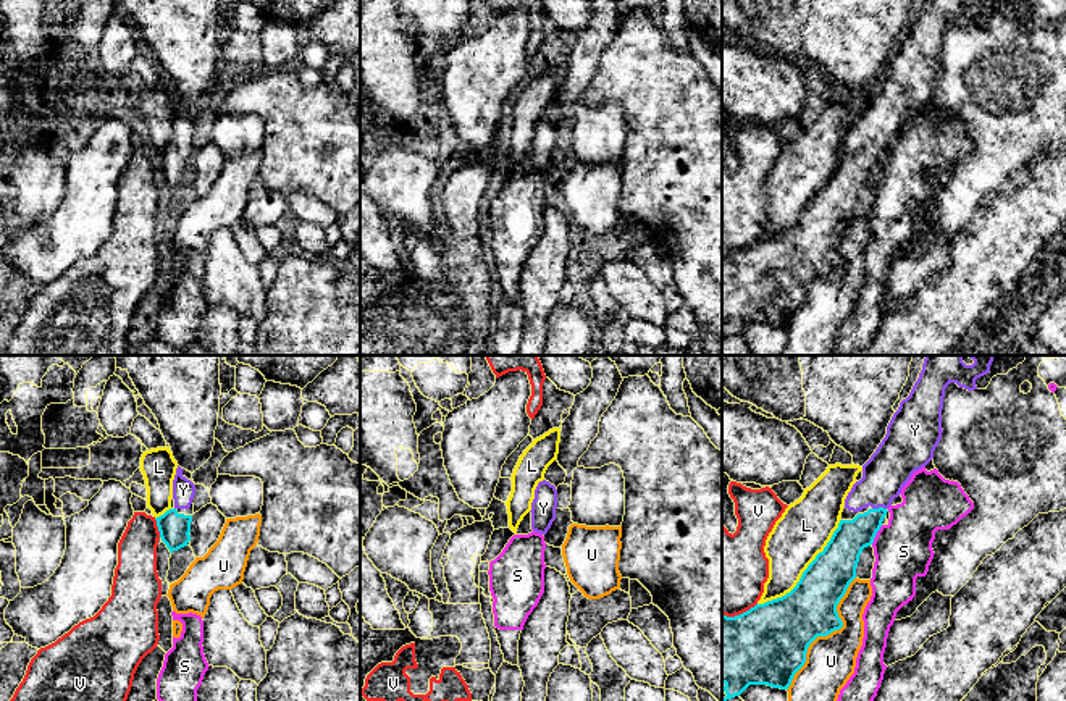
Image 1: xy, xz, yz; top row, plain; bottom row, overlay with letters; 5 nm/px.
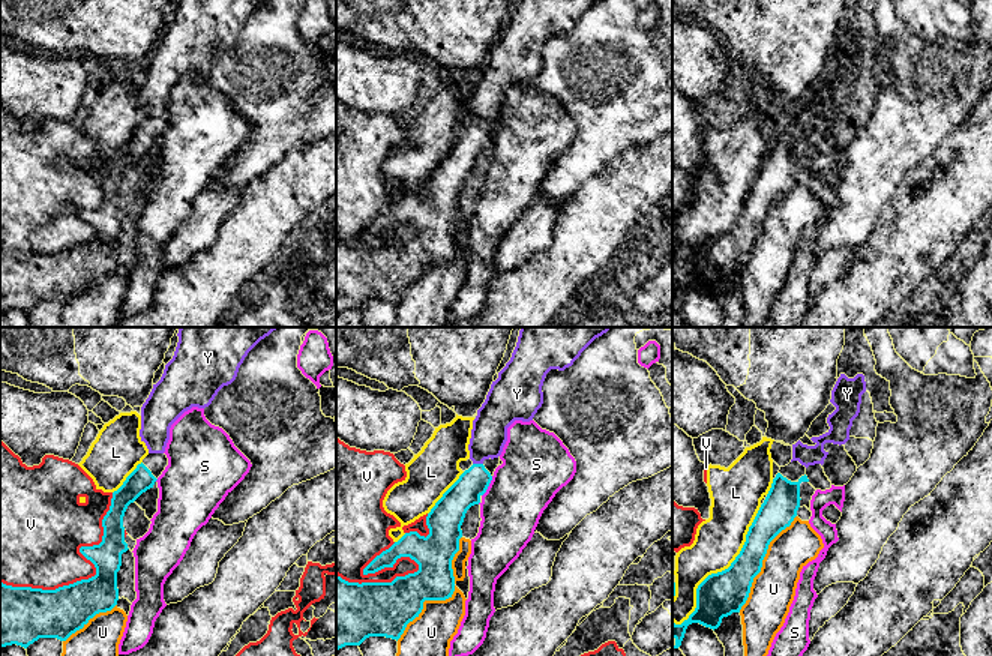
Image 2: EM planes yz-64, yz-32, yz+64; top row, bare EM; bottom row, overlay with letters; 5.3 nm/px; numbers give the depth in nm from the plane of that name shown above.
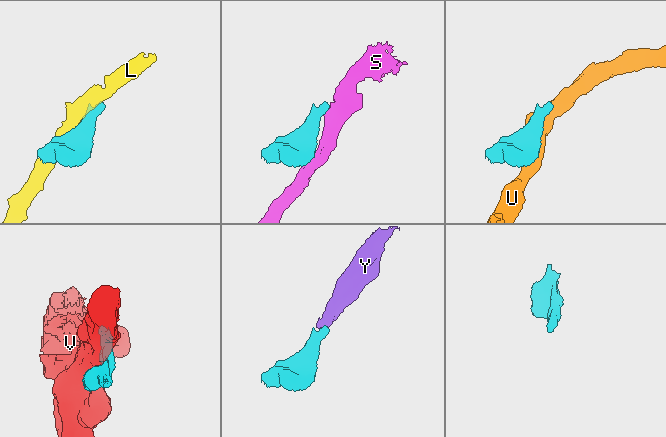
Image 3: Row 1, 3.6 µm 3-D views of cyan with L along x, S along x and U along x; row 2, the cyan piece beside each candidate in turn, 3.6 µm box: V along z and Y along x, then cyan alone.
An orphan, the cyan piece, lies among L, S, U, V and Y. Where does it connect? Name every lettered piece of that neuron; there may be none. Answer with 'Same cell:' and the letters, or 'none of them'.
Same cell: Y

